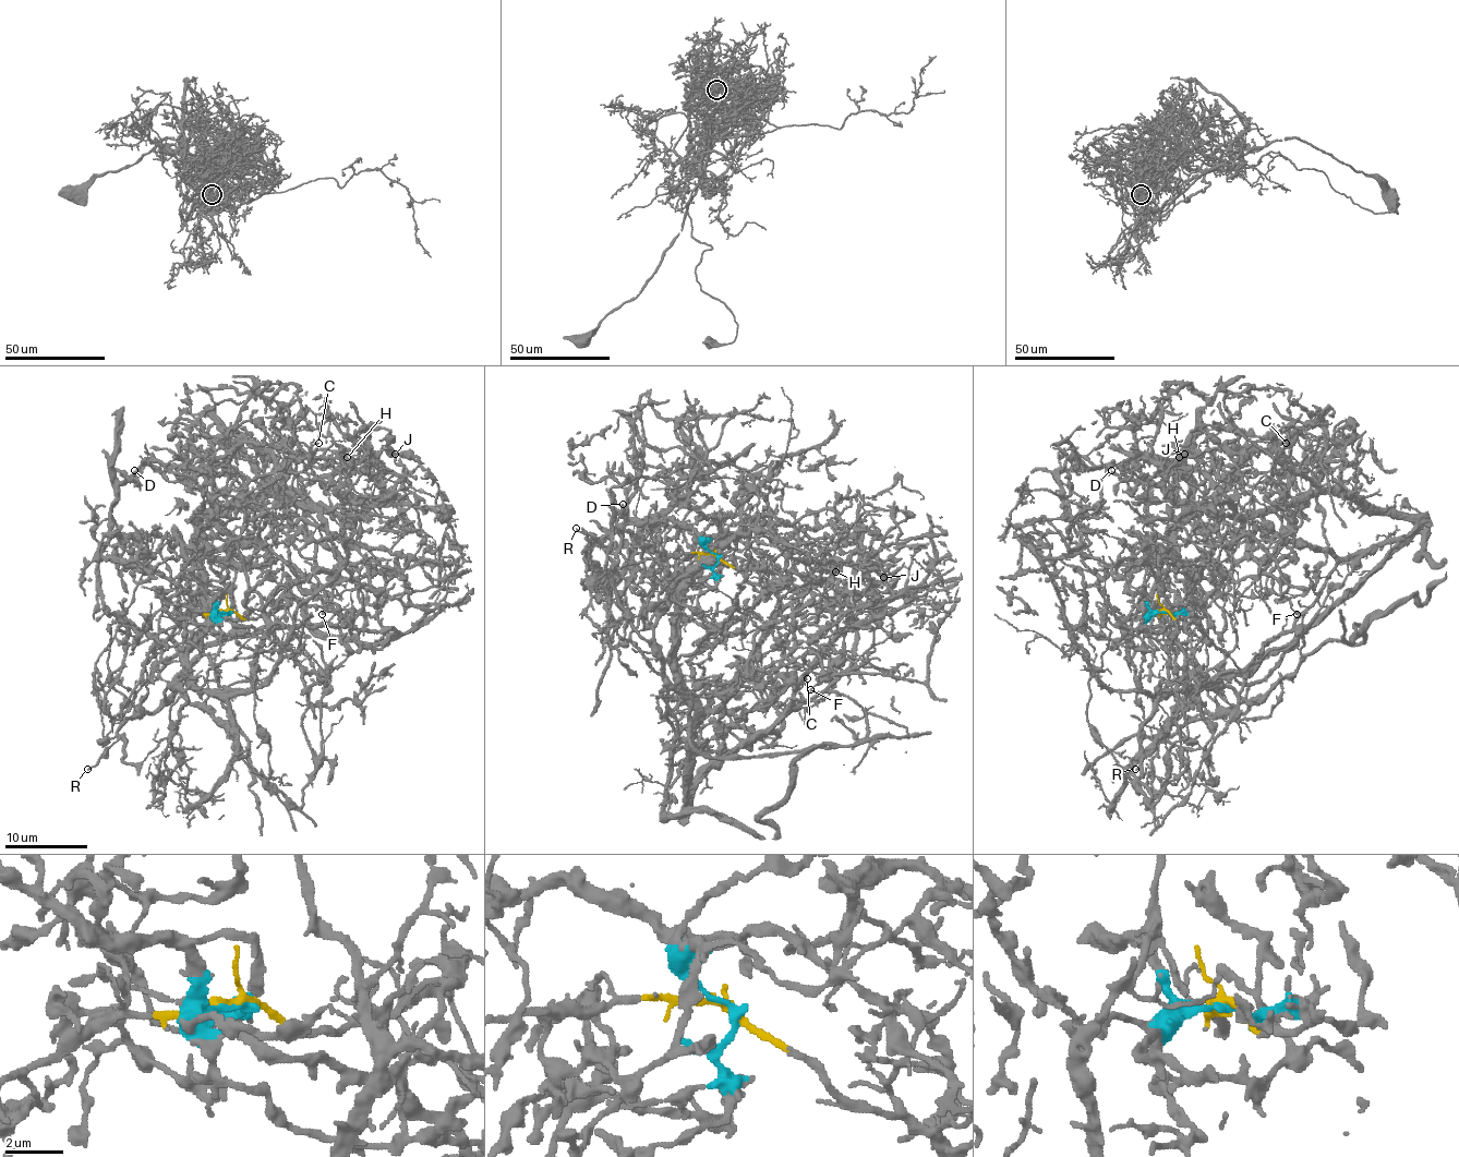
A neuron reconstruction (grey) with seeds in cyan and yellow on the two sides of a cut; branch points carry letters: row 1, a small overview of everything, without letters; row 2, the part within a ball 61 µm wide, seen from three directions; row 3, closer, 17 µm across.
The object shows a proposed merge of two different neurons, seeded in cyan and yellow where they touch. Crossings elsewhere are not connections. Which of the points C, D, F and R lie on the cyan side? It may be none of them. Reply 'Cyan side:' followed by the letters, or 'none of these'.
Cyan side: C, D

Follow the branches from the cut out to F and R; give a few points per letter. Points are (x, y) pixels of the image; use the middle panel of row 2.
F: (714, 555), (767, 586), (779, 600), (793, 635), (793, 651), (787, 660), (802, 664), (818, 678), (809, 688)
R: (714, 555), (661, 555), (624, 565), (595, 600), (619, 609), (626, 609), (605, 567), (605, 546), (577, 528)

